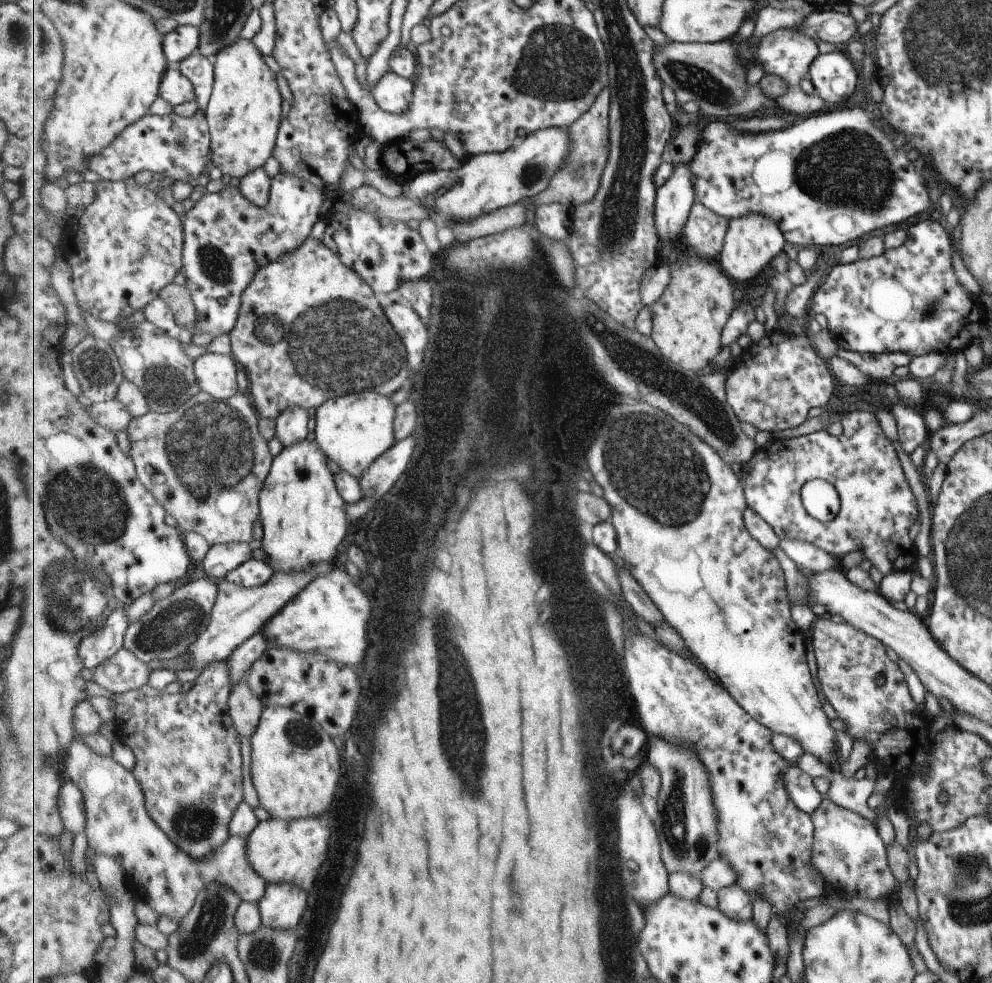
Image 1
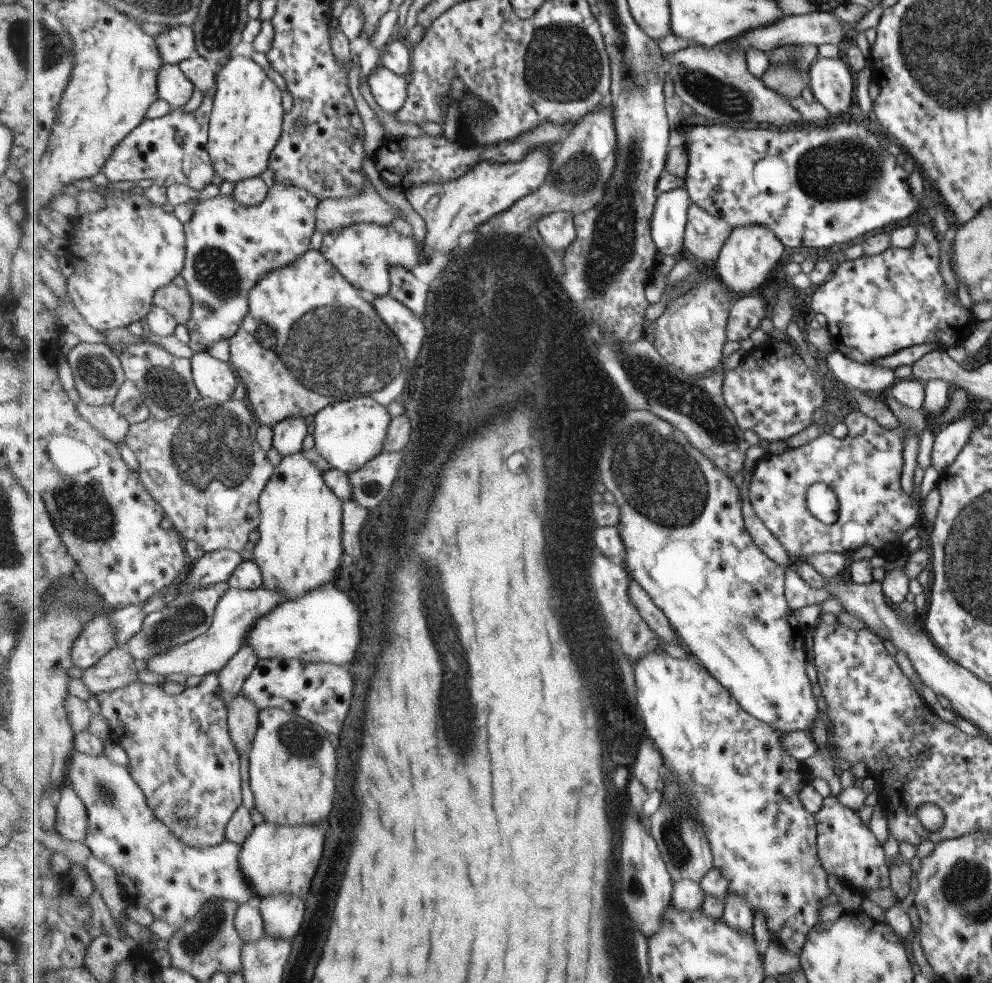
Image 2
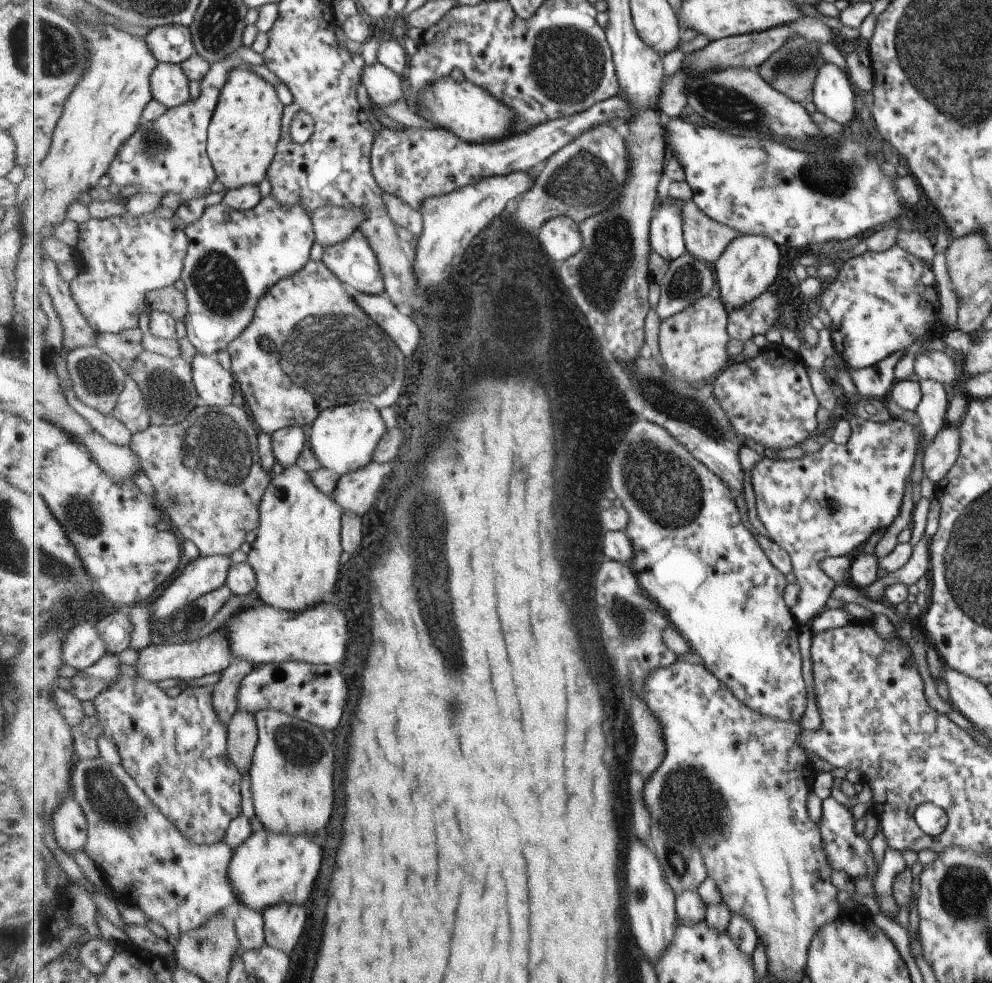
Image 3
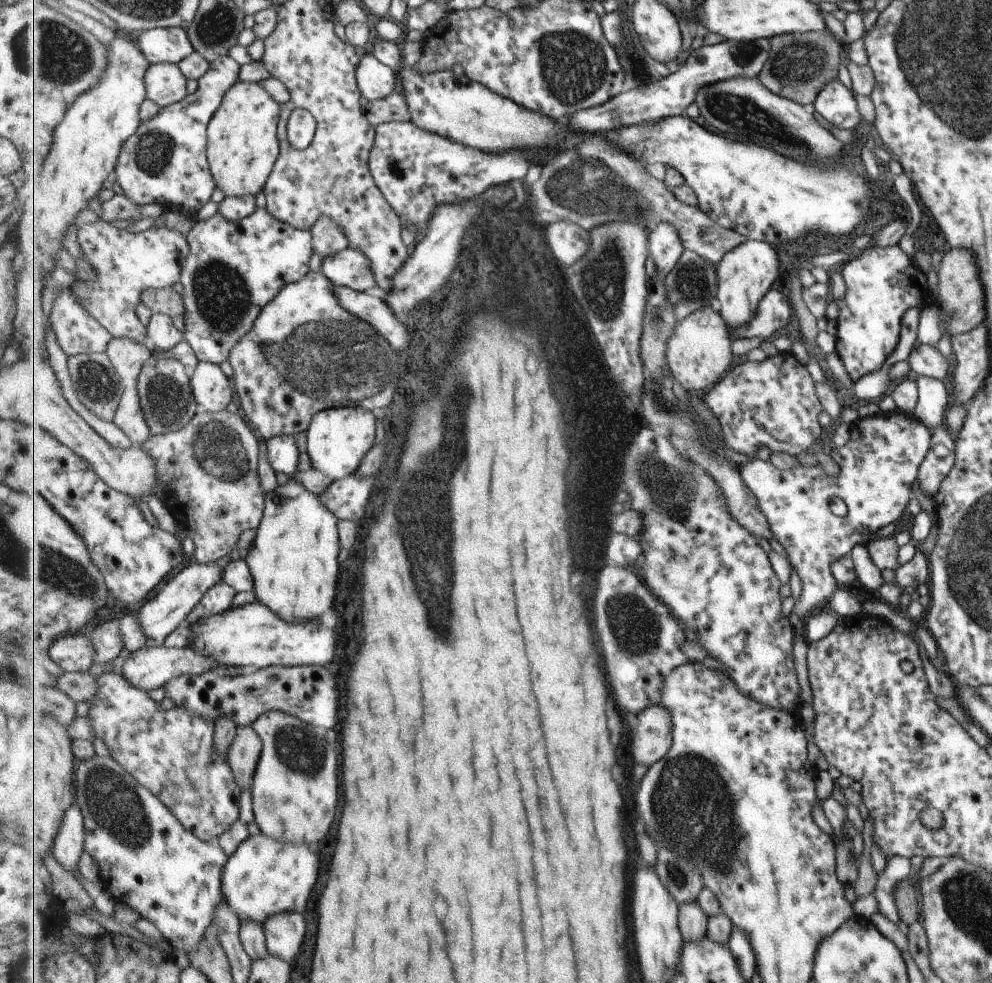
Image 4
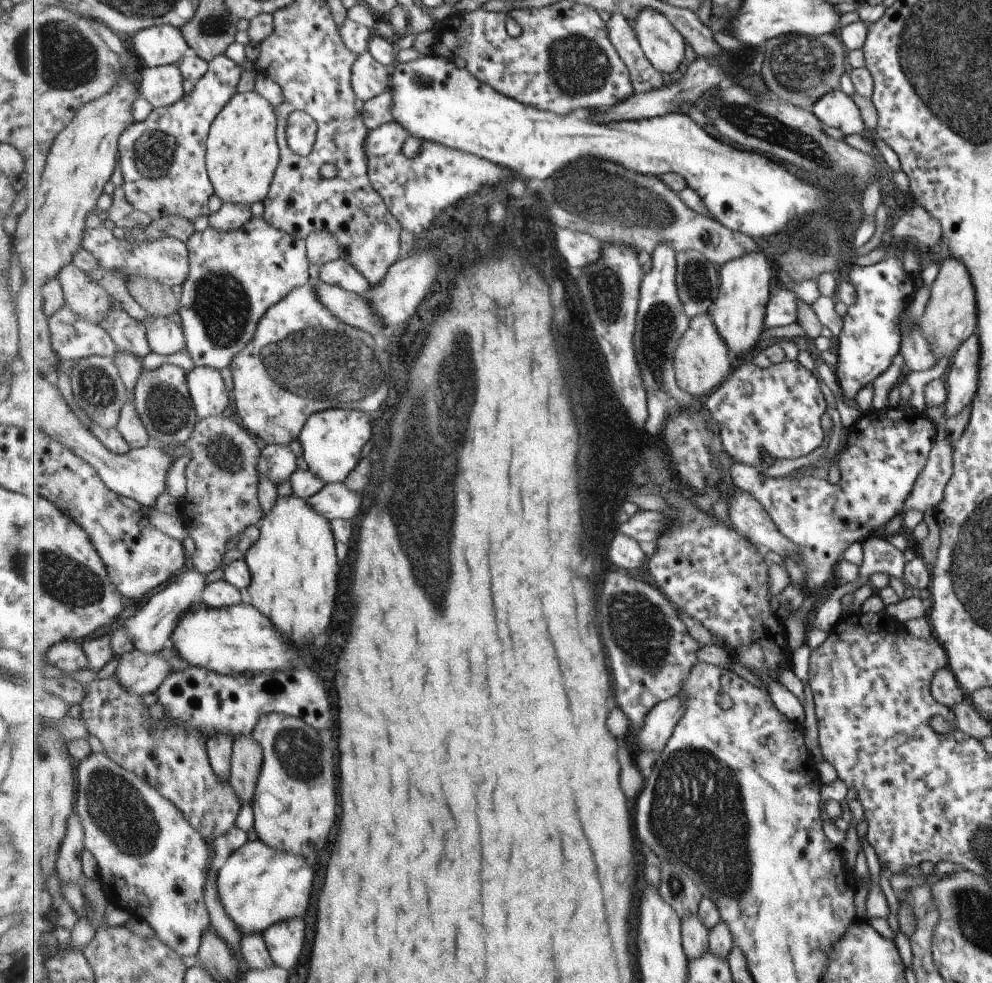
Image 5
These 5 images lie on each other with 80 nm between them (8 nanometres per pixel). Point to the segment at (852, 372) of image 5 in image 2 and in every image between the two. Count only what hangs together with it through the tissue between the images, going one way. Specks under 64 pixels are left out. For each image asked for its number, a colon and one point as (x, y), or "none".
2: (875, 305)
3: (880, 302)
4: (881, 284)

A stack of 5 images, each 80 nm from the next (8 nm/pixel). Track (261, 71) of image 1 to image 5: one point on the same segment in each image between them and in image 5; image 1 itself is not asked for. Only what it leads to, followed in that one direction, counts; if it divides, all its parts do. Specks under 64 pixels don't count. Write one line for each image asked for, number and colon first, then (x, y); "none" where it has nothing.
2: (246, 124)
3: (243, 138)
4: (243, 147)
5: (243, 153)

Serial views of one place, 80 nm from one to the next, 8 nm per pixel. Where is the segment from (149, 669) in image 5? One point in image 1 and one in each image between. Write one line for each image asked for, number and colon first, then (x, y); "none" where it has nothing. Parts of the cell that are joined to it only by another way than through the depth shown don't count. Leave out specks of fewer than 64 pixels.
1: (240, 612)
2: (239, 611)
3: (186, 660)
4: (149, 667)

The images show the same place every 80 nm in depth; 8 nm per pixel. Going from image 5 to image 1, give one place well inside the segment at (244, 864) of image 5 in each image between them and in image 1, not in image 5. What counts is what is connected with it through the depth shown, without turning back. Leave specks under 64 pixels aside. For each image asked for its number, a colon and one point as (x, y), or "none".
1: (290, 852)
2: (277, 859)
3: (268, 868)
4: (264, 877)

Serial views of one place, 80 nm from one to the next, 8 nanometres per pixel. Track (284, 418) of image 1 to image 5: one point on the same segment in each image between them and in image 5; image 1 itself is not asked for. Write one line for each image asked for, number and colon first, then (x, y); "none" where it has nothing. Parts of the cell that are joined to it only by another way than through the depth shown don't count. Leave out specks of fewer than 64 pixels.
2: (289, 435)
3: (288, 443)
4: (283, 451)
5: (279, 463)

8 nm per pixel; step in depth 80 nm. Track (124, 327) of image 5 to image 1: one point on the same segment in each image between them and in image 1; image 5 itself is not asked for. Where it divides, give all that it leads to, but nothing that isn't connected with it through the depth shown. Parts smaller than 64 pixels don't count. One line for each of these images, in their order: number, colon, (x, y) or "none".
1: (129, 245)
2: (124, 254)
3: (127, 258)
4: (154, 259)

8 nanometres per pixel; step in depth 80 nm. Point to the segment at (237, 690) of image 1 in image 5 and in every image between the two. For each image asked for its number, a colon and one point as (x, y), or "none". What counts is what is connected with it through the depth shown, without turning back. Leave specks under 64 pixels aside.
2: (244, 722)
3: (243, 735)
4: (244, 755)
5: (248, 755)

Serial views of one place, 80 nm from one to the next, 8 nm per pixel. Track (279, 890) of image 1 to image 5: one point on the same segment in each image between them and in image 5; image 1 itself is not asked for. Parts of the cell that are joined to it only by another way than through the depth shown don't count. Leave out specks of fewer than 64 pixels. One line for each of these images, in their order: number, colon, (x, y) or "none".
2: (283, 914)
3: (284, 923)
4: (285, 932)
5: (286, 940)

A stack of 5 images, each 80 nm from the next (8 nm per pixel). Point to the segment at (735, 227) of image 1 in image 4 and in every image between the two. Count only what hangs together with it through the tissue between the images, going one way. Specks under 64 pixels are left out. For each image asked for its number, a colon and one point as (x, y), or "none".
2: (750, 255)
3: (750, 265)
4: (746, 274)

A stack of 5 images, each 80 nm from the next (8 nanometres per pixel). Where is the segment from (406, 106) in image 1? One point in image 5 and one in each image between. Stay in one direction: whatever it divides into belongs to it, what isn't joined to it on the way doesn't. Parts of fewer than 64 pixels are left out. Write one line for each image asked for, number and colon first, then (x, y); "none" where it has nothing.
2: (390, 90)
3: (384, 86)
4: (376, 80)
5: (370, 78)

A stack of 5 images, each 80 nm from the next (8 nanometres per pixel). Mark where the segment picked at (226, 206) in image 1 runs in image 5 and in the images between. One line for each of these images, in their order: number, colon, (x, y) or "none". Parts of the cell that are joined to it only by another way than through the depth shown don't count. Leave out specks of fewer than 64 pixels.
2: (230, 247)
3: (235, 258)
4: (233, 270)
5: (235, 278)

